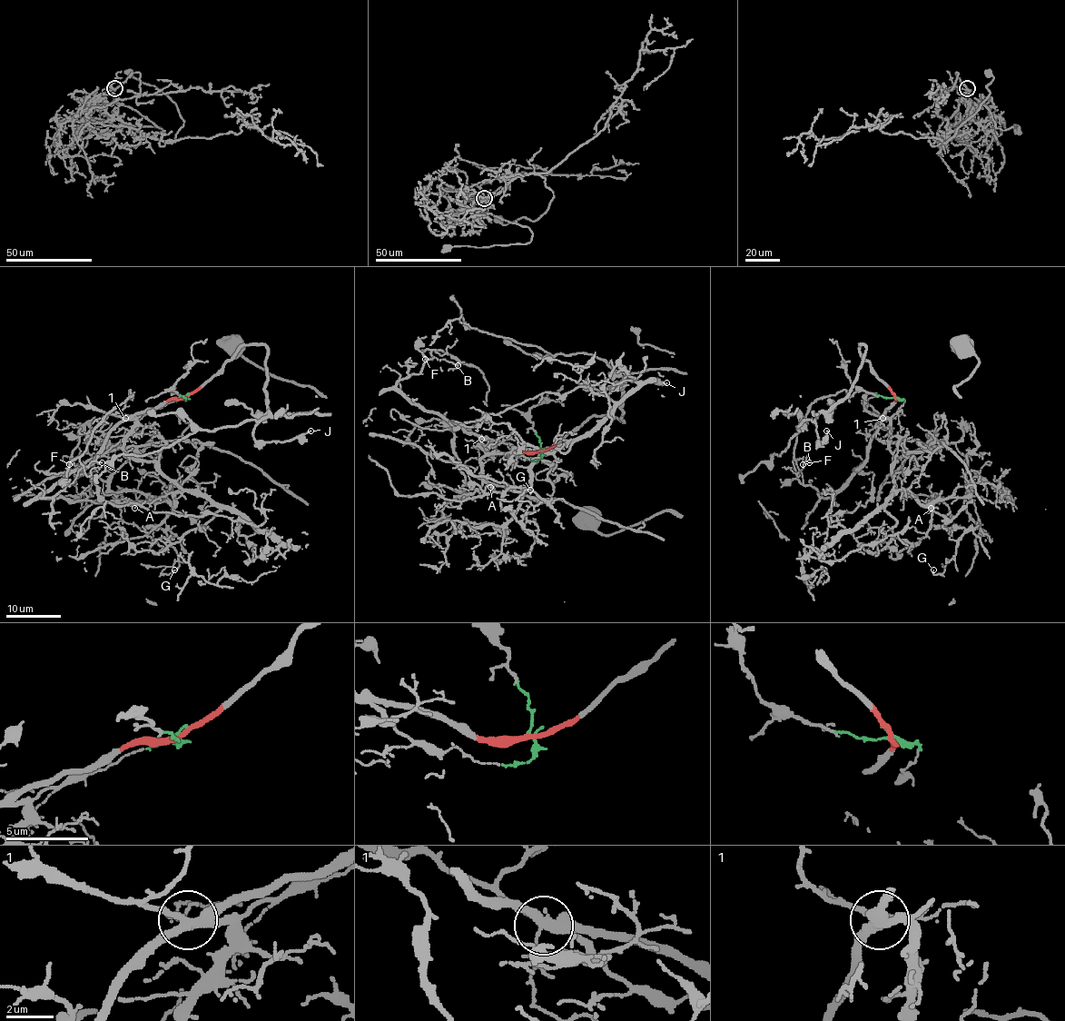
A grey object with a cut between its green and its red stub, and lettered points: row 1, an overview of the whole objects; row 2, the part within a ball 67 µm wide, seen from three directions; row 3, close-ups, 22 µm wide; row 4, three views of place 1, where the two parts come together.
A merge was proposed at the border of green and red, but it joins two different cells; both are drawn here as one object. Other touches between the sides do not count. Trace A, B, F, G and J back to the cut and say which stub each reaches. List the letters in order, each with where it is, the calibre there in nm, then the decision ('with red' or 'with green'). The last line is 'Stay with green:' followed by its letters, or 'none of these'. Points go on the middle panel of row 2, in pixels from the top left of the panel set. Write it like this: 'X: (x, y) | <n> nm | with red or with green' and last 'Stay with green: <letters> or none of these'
A: (490, 487) | 130 nm | with green
B: (458, 365) | 110 nm | with red
F: (425, 359) | 100 nm | with red
G: (530, 490) | 110 nm | with green
J: (666, 382) | 160 nm | with red
Stay with green: A, G

